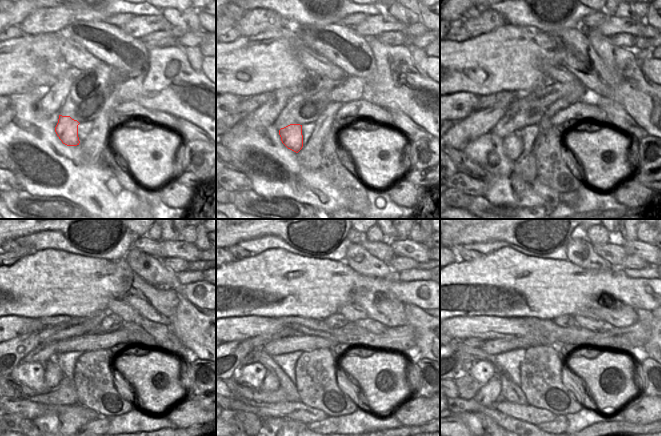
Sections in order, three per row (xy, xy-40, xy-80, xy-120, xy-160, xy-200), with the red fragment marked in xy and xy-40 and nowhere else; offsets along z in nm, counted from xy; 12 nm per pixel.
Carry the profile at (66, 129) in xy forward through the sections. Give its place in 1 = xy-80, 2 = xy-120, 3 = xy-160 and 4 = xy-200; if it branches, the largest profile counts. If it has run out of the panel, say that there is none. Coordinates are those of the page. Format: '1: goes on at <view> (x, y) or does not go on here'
1: goes on at xy-80 (513, 145)
2: goes on at xy-120 (53, 376)
3: goes on at xy-160 (271, 382)
4: goes on at xy-200 (490, 392)

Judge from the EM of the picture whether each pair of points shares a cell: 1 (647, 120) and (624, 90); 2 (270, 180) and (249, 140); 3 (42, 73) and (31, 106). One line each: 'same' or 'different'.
1: same
2: same
3: different

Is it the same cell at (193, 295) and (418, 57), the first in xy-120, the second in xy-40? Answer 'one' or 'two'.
one

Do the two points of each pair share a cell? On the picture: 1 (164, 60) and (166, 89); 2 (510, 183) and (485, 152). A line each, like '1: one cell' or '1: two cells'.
1: one cell
2: one cell

